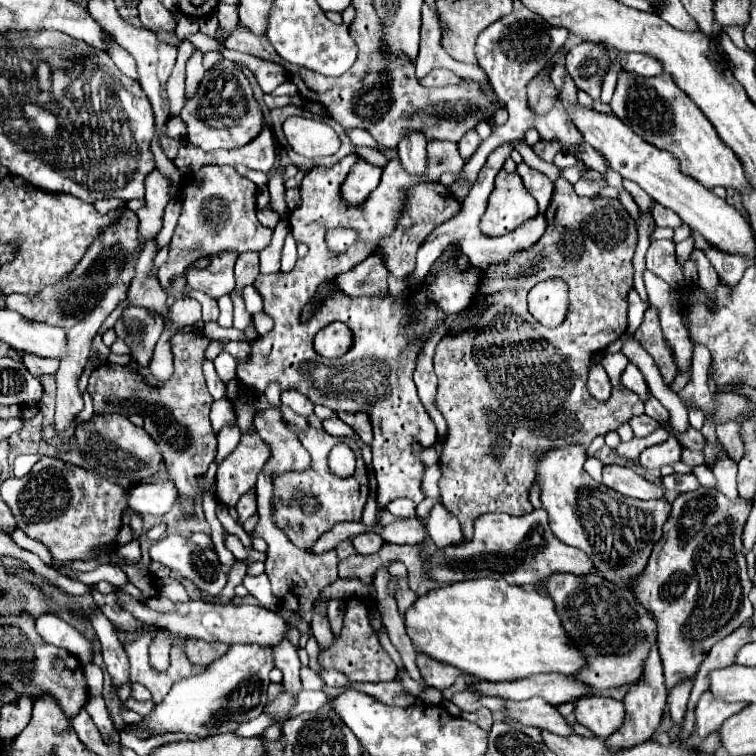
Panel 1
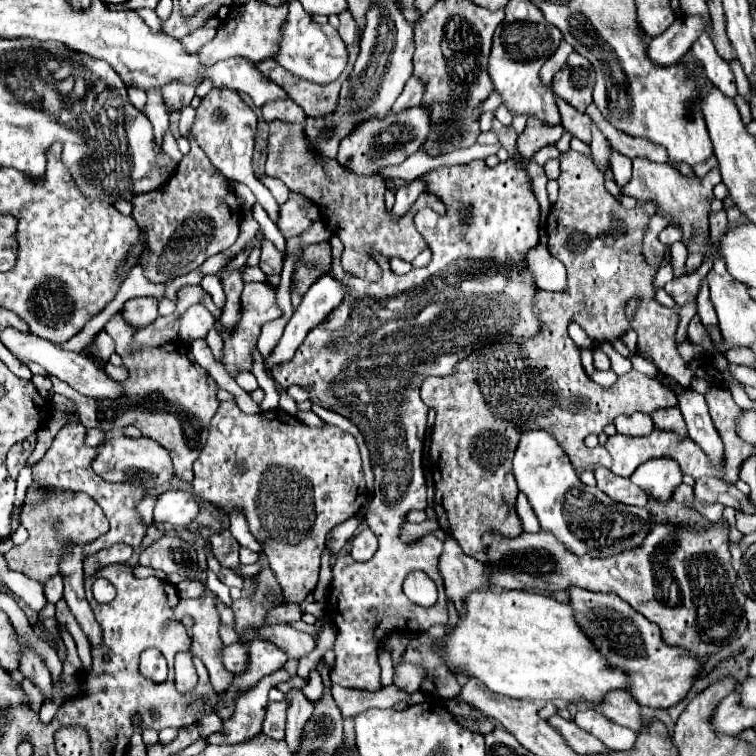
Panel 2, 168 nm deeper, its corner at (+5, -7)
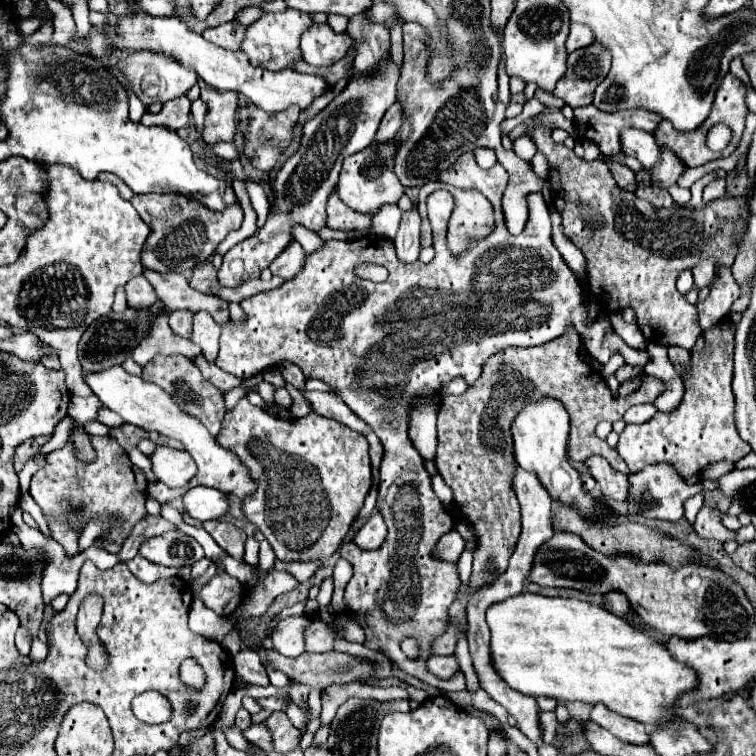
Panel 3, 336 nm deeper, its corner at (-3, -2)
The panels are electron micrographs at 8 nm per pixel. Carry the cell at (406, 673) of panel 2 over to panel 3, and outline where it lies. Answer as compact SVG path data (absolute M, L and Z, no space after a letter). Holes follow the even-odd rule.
M431 655L427 661L427 671L433 673L435 677L439 679L449 679L453 677L457 671L459 671L459 663L457 659L451 655L451 657L439 657L439 655Z

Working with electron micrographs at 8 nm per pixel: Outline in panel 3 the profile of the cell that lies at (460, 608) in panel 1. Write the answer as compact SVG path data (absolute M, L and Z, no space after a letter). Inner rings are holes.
M521 593L507 601L493 603L487 609L487 625L491 629L491 661L495 671L511 689L523 695L543 695L557 701L583 701L591 705L605 703L619 715L645 725L659 725L671 717L677 697L697 685L695 671L677 663L665 649L663 641L643 635L621 617L615 617L593 603Z

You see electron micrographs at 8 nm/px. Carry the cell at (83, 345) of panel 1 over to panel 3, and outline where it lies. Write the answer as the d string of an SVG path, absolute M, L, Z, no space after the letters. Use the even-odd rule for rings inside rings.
M91 435L91 447L95 451L93 461L81 461L77 457L75 445L69 441L63 449L55 449L47 455L47 465L37 471L31 479L31 497L41 507L51 535L57 543L63 545L65 553L69 557L79 555L79 537L83 533L81 527L69 521L71 513L81 515L81 525L87 525L89 521L115 521L117 525L109 527L99 539L105 539L109 543L115 543L115 539L121 539L121 543L131 535L133 527L147 517L145 499L147 499L147 477L145 473L129 461L127 453L121 449L121 445L111 437L97 437Z

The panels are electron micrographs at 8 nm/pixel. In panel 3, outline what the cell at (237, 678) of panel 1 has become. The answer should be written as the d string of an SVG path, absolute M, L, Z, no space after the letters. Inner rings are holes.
M287 617L279 621L273 631L271 631L271 643L273 649L279 651L285 657L299 657L305 647L303 647L303 629L309 623L309 617Z

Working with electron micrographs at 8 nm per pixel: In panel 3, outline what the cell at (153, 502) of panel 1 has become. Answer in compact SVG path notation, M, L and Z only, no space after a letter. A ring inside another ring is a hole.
M193 487L183 495L183 511L199 521L211 521L223 517L229 501L223 491L209 487Z

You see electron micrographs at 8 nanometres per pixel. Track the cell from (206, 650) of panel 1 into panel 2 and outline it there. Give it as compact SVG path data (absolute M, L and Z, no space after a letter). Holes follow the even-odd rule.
M233 644L223 648L223 664L229 672L239 674L241 670L245 670L245 666L249 664L249 648L245 644Z

